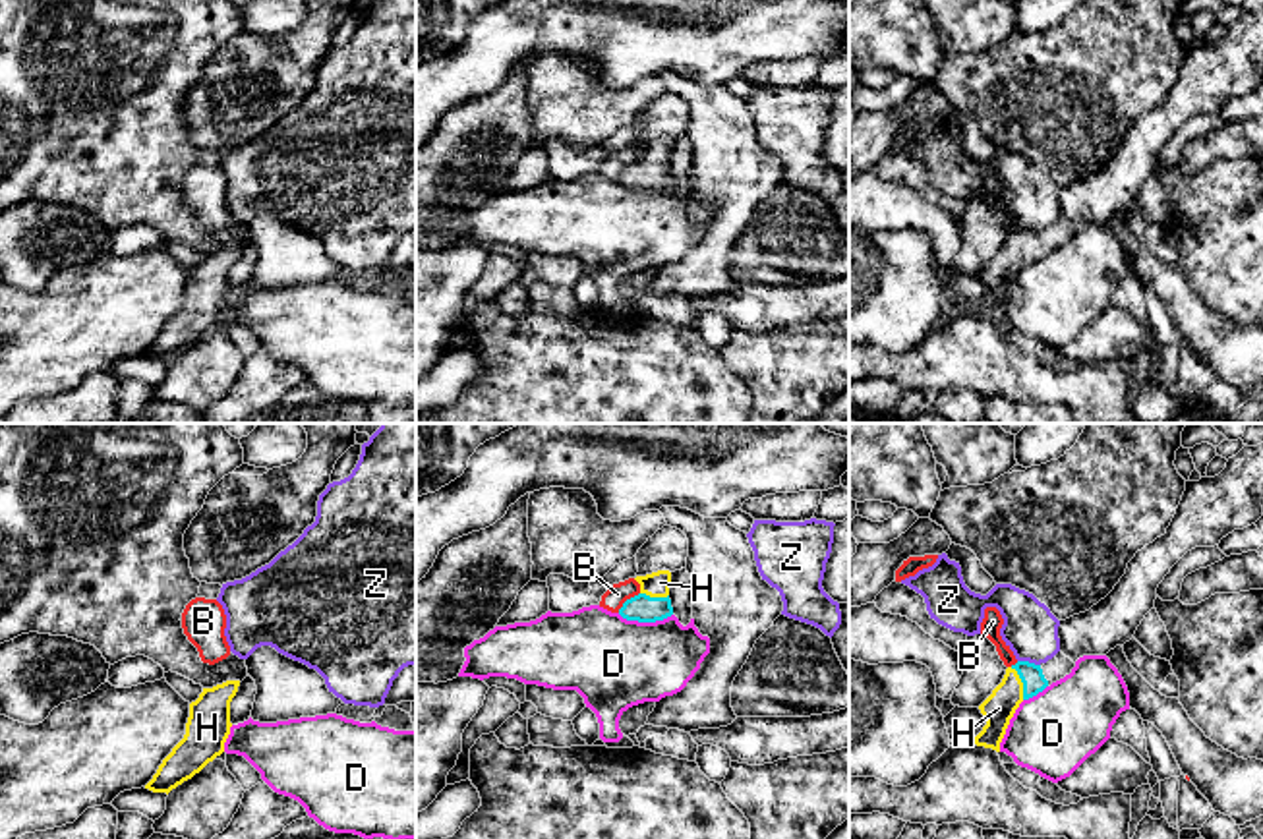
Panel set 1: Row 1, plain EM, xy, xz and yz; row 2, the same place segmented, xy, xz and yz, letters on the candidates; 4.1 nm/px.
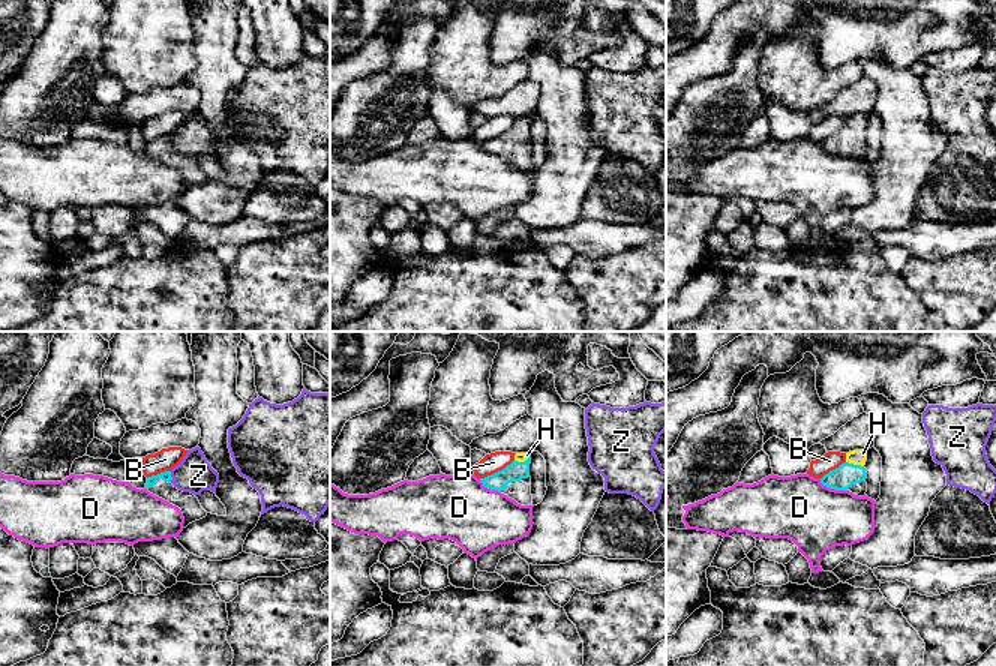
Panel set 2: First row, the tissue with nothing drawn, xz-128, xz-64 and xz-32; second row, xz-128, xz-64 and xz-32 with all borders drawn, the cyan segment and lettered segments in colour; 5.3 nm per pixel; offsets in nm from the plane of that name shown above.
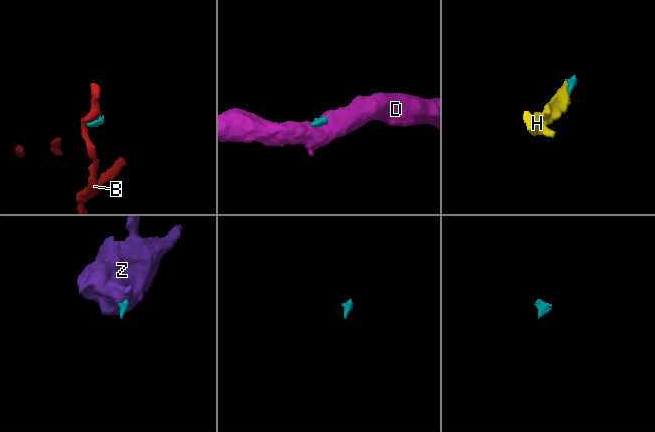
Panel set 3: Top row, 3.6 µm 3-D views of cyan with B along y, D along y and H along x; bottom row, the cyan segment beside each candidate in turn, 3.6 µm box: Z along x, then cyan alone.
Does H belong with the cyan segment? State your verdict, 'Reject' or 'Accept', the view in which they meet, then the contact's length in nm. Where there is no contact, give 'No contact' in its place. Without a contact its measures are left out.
Accept. Touches cyan in yz. Shared border 150 nm

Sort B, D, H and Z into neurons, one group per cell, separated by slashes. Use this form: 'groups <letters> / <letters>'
groups B / D / H / Z

